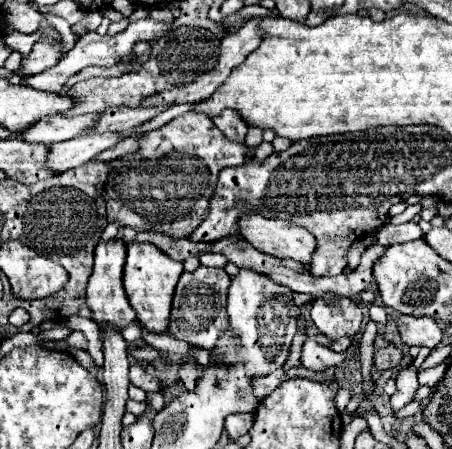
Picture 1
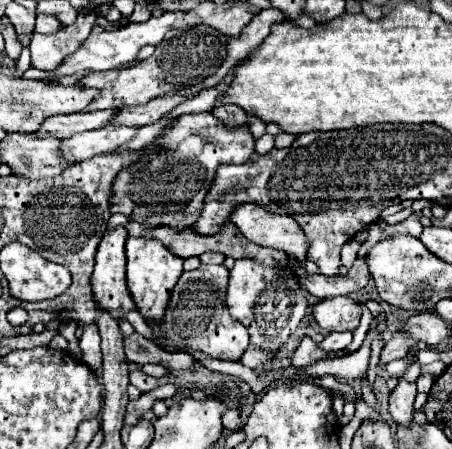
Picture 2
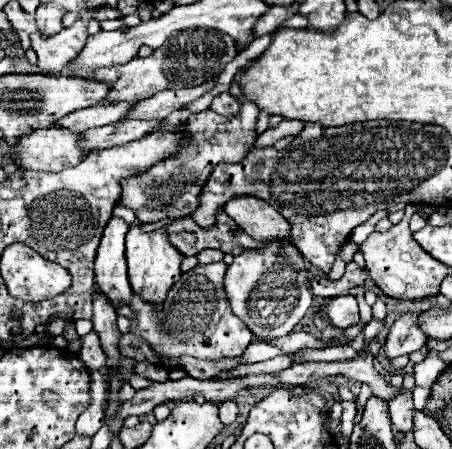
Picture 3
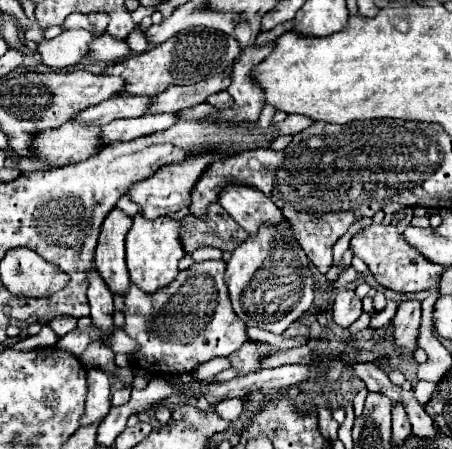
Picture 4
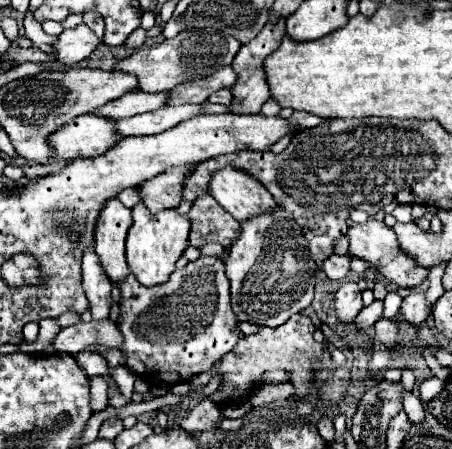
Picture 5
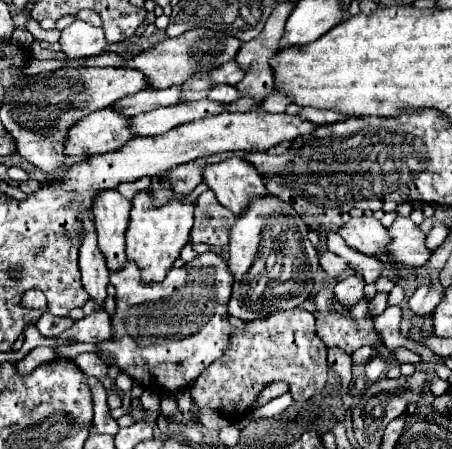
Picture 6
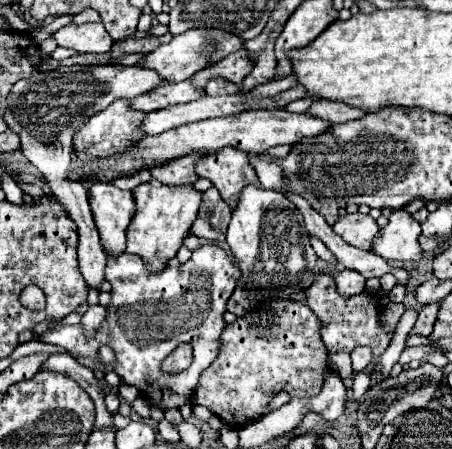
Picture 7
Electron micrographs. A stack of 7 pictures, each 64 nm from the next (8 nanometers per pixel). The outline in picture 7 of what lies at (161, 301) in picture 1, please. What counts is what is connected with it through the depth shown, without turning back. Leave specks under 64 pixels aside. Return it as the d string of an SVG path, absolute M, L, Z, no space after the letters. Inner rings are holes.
M148 182L136 186L132 196L136 200L136 212L126 230L126 250L140 256L148 268L152 268L152 272L164 270L166 262L176 256L184 238L190 234L202 194L196 192L194 186L152 186Z

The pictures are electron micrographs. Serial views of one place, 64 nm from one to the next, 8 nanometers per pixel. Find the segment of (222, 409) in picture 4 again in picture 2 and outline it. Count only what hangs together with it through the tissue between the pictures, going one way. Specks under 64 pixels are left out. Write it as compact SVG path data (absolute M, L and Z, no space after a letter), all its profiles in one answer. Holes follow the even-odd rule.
M226 410L222 416L222 424L224 428L228 428L230 432L236 432L242 428L242 416L238 410Z

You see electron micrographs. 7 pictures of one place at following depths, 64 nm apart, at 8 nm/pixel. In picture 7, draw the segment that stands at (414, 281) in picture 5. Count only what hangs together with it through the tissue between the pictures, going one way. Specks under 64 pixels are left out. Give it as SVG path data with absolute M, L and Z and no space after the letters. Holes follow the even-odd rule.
M360 212L358 214L346 214L332 228L350 246L356 246L362 250L372 250L372 242L380 234L380 226L376 224L376 220L372 216L360 214Z

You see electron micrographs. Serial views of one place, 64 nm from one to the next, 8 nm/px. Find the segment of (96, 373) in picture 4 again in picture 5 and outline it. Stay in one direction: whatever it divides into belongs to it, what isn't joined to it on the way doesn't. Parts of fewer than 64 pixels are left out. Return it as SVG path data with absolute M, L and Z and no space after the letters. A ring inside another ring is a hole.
M90 376L90 404L92 412L102 412L108 406L108 384L104 376Z

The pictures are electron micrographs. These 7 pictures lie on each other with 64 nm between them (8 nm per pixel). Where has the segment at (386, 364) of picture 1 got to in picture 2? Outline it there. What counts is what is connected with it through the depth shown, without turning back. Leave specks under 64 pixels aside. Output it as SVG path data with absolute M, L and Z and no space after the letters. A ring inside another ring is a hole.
M404 330L396 332L396 336L394 336L390 342L386 342L386 346L382 348L380 364L388 364L388 362L392 362L392 360L404 358L404 356L412 350L414 344L416 344L416 340L410 340Z

